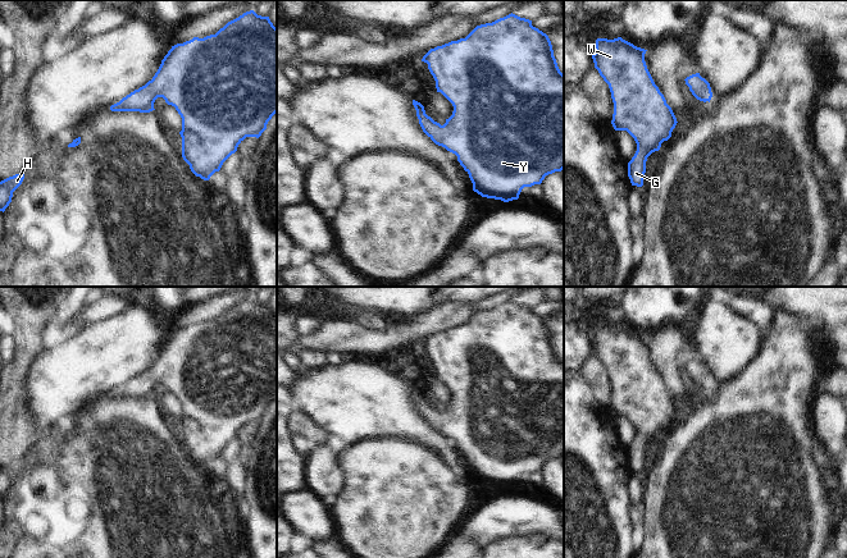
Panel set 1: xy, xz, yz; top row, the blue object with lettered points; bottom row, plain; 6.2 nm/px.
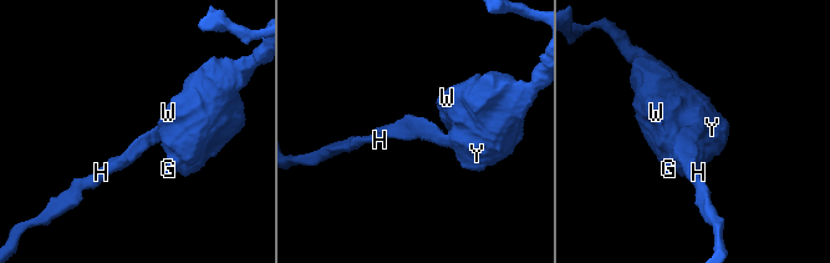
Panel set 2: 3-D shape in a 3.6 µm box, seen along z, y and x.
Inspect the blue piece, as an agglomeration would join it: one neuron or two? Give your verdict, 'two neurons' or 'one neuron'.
one neuron

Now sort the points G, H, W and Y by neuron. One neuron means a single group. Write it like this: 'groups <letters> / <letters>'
groups G H W Y

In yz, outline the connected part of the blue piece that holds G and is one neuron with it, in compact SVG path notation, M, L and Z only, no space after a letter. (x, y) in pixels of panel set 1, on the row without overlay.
M621 324L597 325L595 331L595 355L609 371L614 389L611 411L615 417L627 417L637 430L628 463L632 472L642 474L647 444L671 424L678 408L647 356L647 337Z

